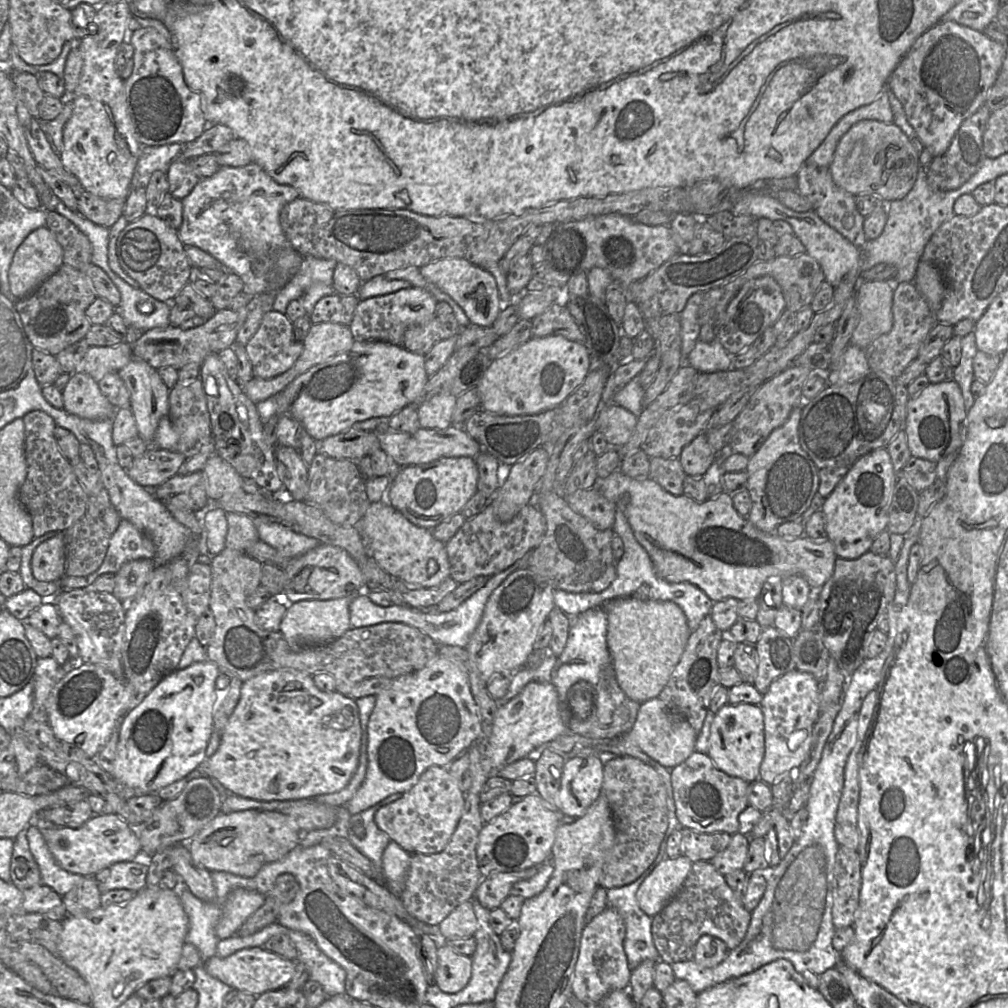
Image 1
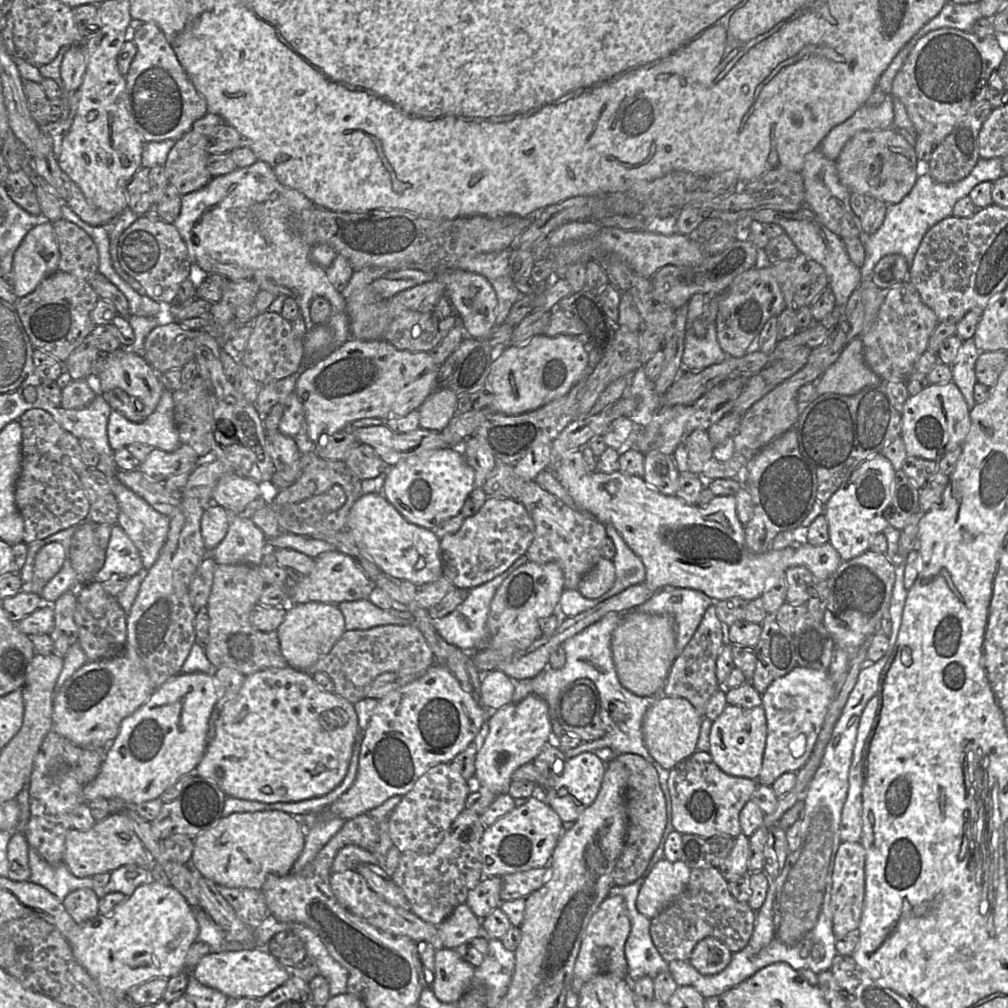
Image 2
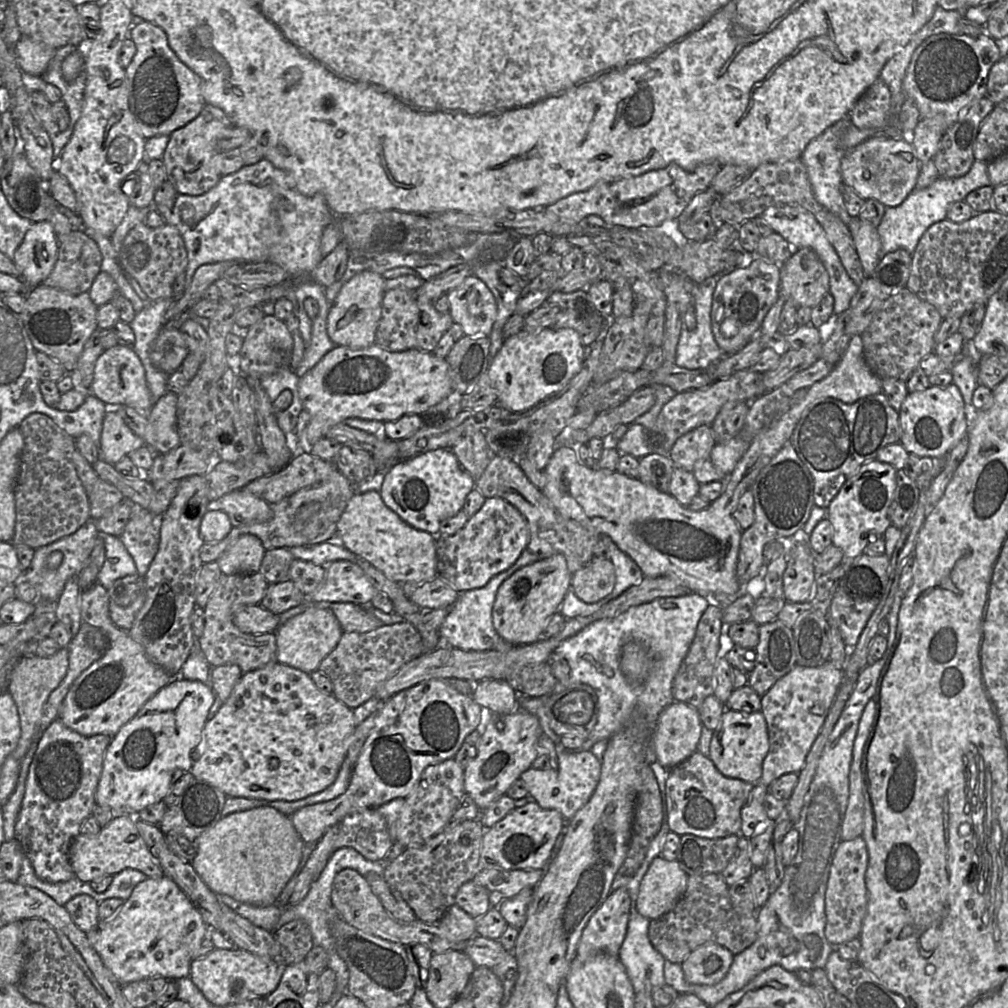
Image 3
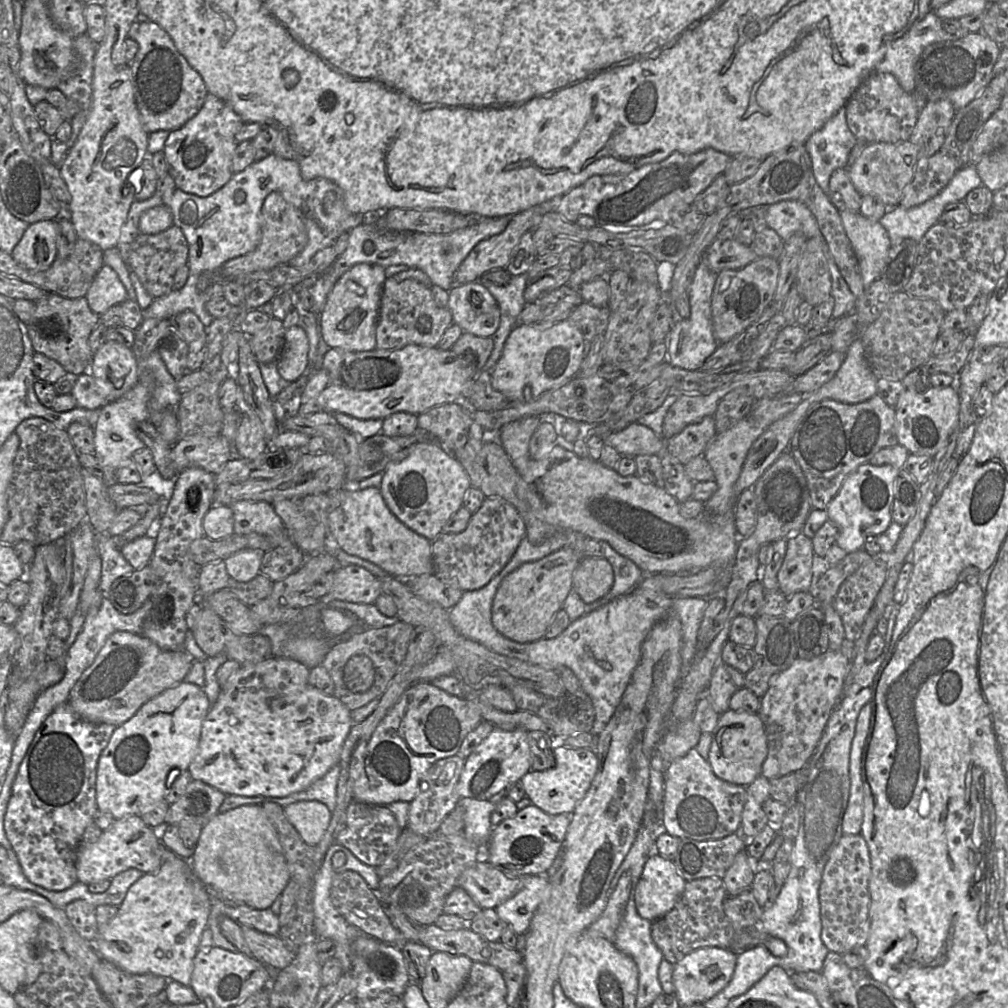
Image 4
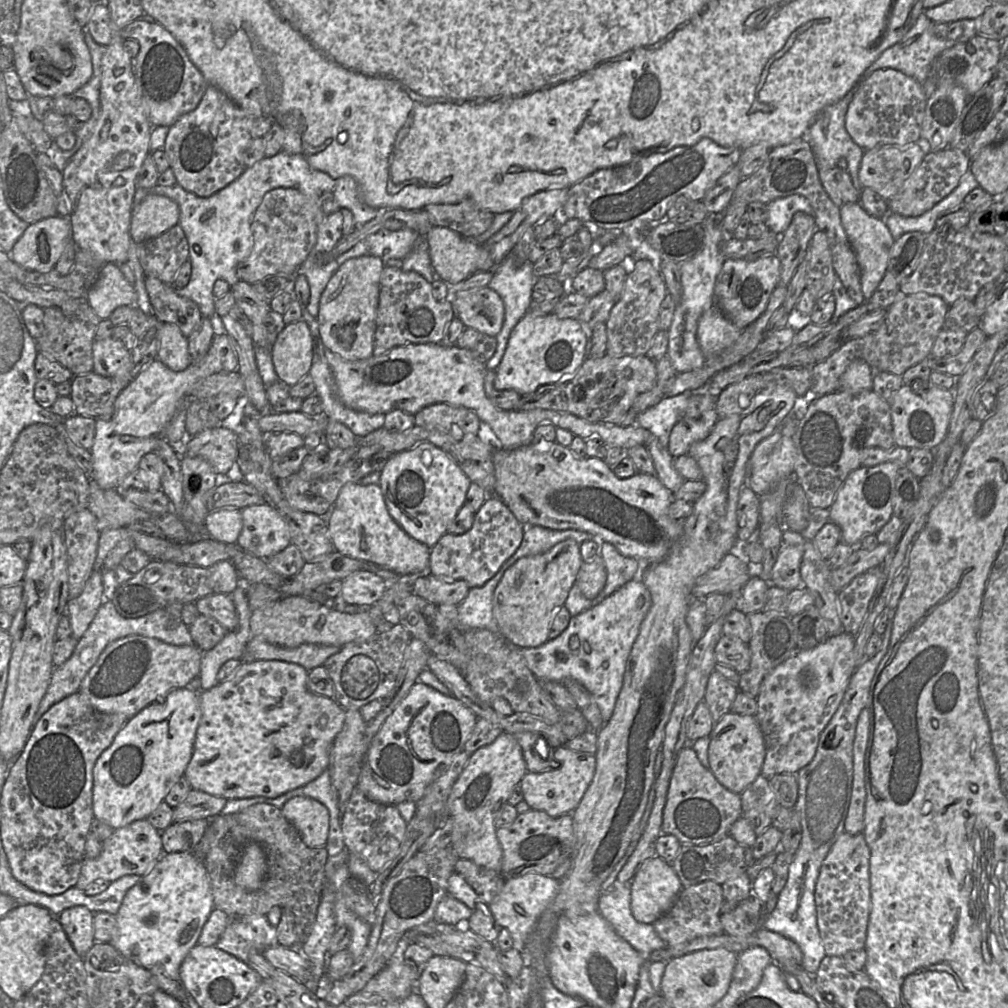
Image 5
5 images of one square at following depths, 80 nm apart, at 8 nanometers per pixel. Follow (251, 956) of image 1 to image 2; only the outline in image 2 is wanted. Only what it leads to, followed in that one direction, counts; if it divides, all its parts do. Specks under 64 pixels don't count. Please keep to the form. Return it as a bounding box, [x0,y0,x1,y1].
[192,947,290,1000]

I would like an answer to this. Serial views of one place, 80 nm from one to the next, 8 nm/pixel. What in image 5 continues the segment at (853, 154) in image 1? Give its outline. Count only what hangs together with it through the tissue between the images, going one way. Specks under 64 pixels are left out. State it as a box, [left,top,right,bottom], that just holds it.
[858,141,928,201]

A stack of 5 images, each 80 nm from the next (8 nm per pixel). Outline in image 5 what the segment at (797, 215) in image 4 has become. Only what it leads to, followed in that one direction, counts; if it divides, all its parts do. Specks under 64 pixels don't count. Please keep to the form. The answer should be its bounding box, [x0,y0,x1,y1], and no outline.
[765,194,814,236]

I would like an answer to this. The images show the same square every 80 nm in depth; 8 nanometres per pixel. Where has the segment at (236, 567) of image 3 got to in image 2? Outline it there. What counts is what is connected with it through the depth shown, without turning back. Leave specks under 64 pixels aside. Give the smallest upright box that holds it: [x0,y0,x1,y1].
[212,515,268,566]

